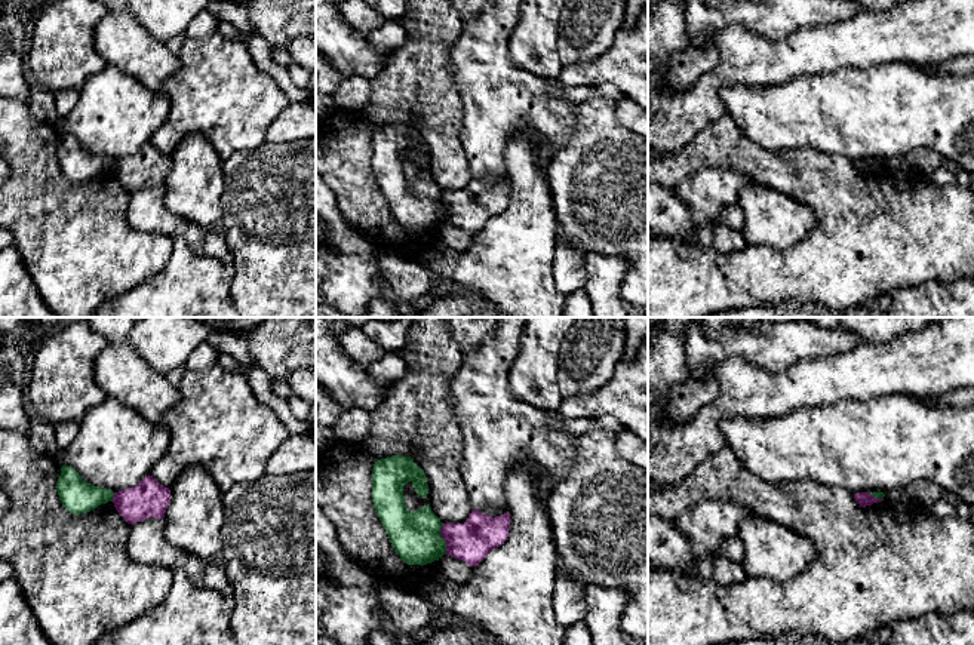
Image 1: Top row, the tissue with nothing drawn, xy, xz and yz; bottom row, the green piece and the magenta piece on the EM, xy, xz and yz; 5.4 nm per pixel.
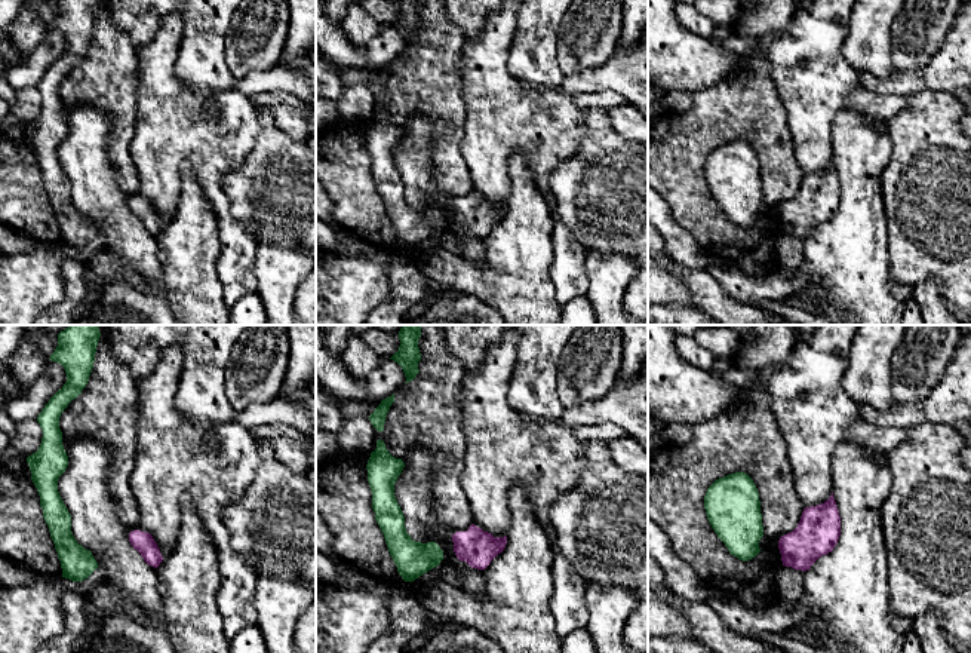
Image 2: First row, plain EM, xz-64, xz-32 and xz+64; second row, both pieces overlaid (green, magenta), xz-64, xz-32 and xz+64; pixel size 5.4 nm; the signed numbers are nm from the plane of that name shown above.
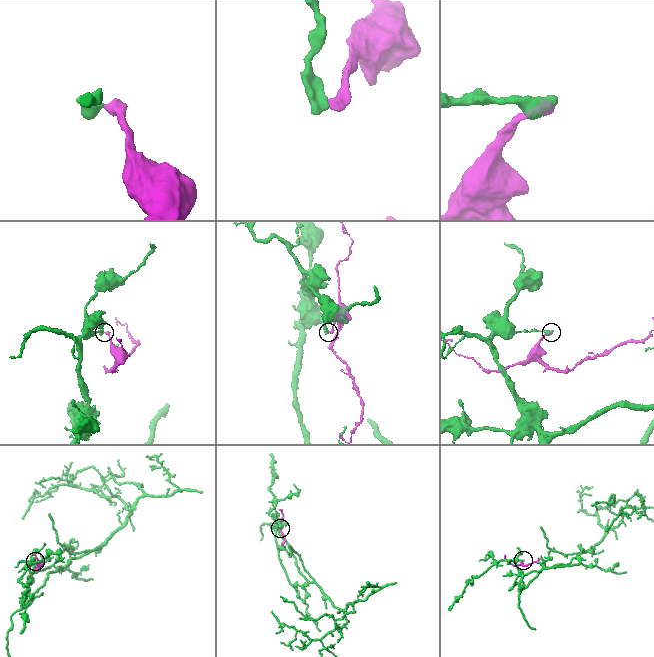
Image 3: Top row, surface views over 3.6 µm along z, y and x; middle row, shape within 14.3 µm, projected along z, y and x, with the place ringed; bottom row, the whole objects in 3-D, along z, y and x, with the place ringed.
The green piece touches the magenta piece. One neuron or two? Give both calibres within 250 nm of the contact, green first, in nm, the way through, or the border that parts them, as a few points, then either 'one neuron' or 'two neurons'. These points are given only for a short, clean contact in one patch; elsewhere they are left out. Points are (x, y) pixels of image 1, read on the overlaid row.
280 nm thick on the green side, 220 nm on the other; border along xz (442, 524), (441, 534), (446, 553); two neurons

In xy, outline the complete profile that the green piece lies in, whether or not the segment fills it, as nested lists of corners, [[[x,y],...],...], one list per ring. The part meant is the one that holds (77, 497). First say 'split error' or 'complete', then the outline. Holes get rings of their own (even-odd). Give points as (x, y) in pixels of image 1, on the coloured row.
complete; [[[71,466],[61,467],[56,491],[62,506],[73,515],[90,512],[114,497],[111,489],[85,482]]]

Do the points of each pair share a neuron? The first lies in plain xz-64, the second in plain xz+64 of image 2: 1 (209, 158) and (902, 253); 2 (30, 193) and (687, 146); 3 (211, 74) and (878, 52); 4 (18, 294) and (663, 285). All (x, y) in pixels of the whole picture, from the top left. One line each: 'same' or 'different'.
1: different
2: same
3: same
4: same

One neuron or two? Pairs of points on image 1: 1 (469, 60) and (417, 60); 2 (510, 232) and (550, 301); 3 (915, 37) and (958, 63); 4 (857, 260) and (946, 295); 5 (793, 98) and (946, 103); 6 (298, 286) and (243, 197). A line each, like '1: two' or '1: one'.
1: two
2: one
3: two
4: two
5: one
6: one

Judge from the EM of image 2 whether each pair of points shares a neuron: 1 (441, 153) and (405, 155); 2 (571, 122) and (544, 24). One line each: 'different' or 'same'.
1: different
2: different

